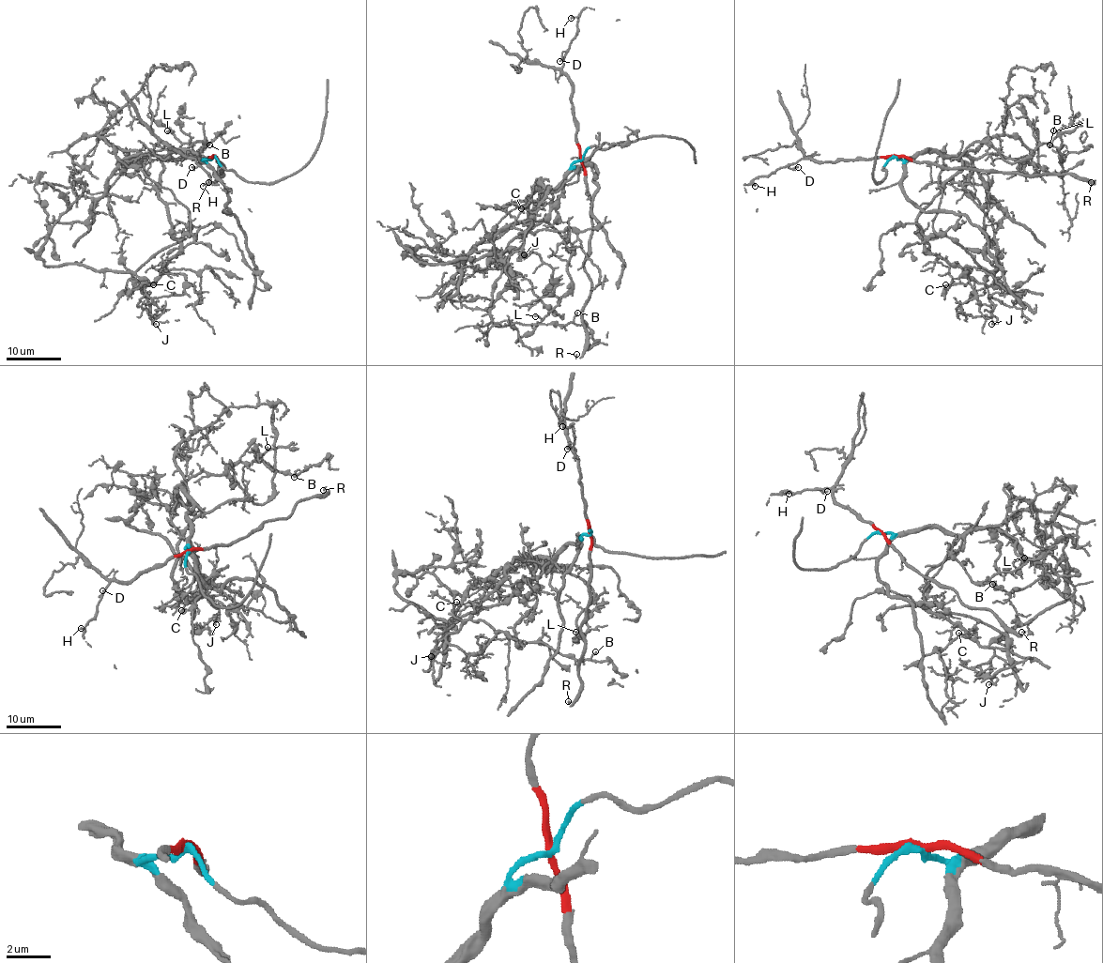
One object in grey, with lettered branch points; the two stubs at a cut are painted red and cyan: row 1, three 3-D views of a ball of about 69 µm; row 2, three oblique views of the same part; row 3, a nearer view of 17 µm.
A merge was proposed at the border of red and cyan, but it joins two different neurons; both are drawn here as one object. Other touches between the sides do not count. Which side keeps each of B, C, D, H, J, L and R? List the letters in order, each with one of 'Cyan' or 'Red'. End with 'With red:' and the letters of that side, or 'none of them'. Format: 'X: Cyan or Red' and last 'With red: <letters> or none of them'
B: Cyan
C: Cyan
D: Red
H: Red
J: Cyan
L: Cyan
R: Red
With red: D, H, R

